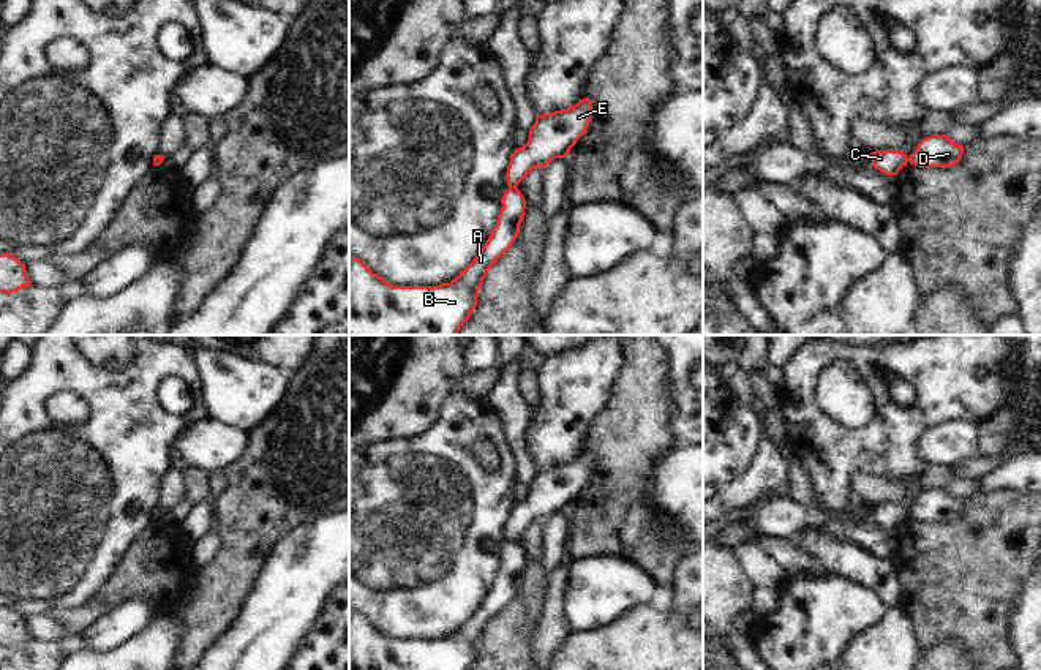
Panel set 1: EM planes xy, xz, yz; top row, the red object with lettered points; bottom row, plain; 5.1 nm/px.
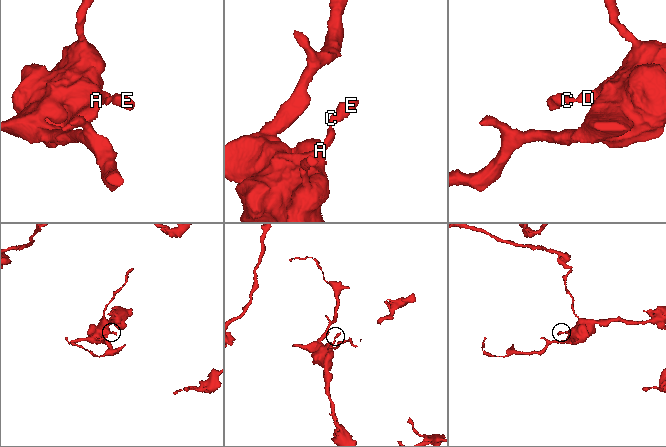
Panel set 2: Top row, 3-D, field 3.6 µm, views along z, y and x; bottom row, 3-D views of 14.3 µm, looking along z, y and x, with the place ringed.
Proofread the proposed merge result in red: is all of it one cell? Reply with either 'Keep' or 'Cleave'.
Cleave

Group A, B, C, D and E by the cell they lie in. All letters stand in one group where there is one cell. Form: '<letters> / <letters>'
A B D / C E

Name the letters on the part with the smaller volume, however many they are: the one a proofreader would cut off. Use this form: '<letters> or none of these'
C, E

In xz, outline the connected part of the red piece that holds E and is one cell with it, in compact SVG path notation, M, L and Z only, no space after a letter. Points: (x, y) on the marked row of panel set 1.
M589 98L567 109L537 115L528 142L510 155L507 186L518 186L534 168L545 168L554 158L567 158L570 149L586 133L591 119L592 101Z

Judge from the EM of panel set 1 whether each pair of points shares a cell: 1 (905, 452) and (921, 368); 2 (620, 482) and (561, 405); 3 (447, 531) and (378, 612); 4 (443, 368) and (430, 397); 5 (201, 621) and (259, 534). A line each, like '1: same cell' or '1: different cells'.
1: same cell
2: different cells
3: same cell
4: same cell
5: same cell

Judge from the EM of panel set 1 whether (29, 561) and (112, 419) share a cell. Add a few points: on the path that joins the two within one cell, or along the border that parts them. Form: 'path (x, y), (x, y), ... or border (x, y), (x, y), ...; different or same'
path (48, 526), (112, 462), (112, 454); same

